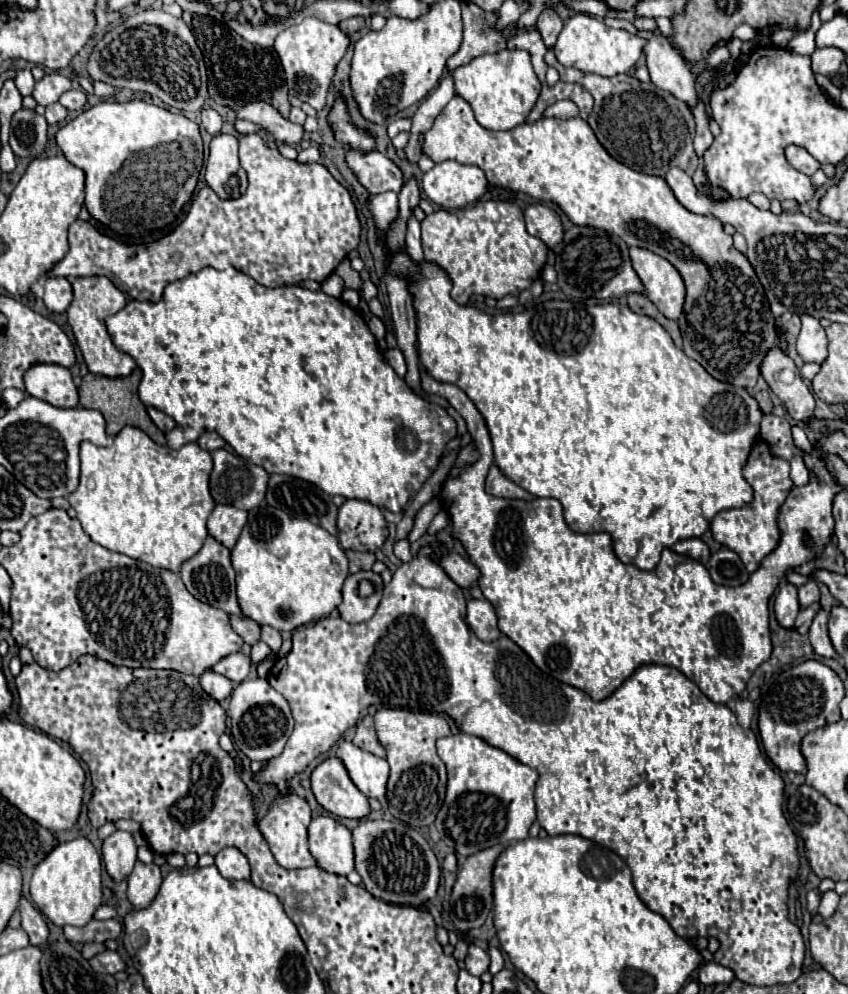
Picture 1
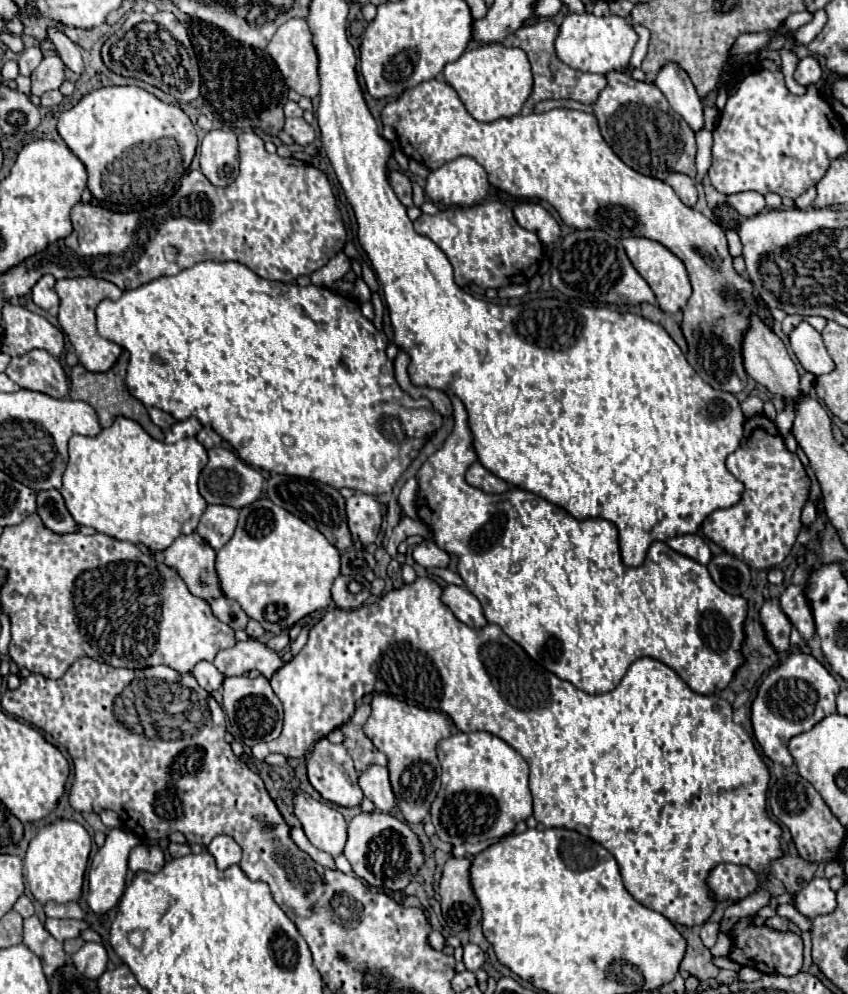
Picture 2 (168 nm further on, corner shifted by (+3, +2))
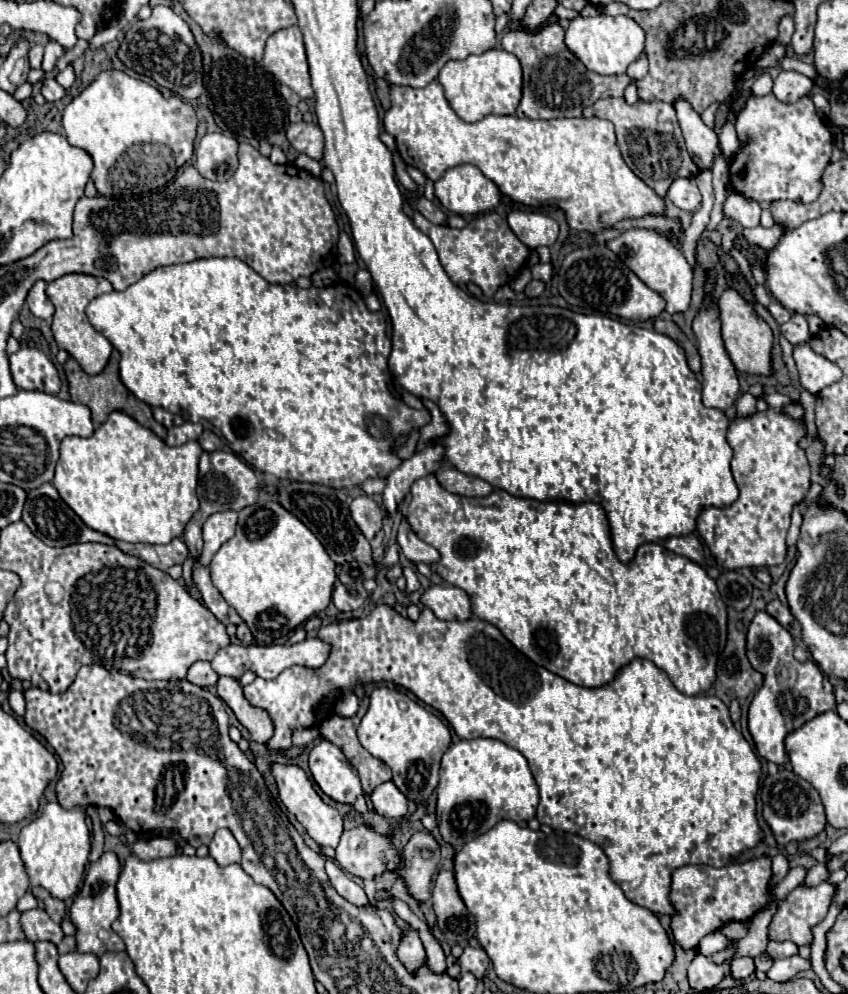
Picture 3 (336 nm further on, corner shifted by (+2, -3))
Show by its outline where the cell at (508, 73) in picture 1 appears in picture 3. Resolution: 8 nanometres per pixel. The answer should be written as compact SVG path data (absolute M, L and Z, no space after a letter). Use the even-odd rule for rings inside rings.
M502 48L484 54L470 54L464 60L450 60L438 74L452 110L466 122L478 122L488 114L514 114L520 102L520 60Z

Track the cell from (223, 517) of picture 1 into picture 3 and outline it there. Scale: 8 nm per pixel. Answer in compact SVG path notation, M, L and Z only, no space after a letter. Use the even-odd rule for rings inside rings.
M234 510L216 512L206 518L206 522L204 522L204 550L200 554L200 562L204 566L208 566L212 556L218 552L218 548L234 536L236 520L238 520L238 514Z

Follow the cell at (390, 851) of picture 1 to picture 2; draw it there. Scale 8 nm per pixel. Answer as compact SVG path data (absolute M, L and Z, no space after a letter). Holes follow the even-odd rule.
M373 811L359 813L349 823L349 839L343 849L343 855L351 863L357 877L365 879L371 887L387 889L387 891L403 891L423 867L423 847L419 837L411 831L411 827L389 813Z

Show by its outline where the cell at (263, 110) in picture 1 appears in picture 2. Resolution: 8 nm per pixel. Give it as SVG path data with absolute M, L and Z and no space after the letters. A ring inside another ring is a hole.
M299 117L299 119L285 119L283 131L287 135L291 135L297 145L309 145L315 139L313 127L303 117Z

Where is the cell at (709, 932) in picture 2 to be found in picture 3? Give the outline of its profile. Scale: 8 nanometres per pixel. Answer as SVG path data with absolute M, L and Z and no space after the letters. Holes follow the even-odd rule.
M712 932L712 934L704 936L704 940L698 944L698 952L704 956L712 956L714 952L730 948L730 944L732 944L732 940L726 938L722 932Z

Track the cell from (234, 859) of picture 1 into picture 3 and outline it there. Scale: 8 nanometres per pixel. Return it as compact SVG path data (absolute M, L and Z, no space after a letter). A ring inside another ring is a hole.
M220 828L212 842L210 842L210 856L220 864L220 866L228 866L234 862L240 862L240 846L234 838L234 834L228 828Z

